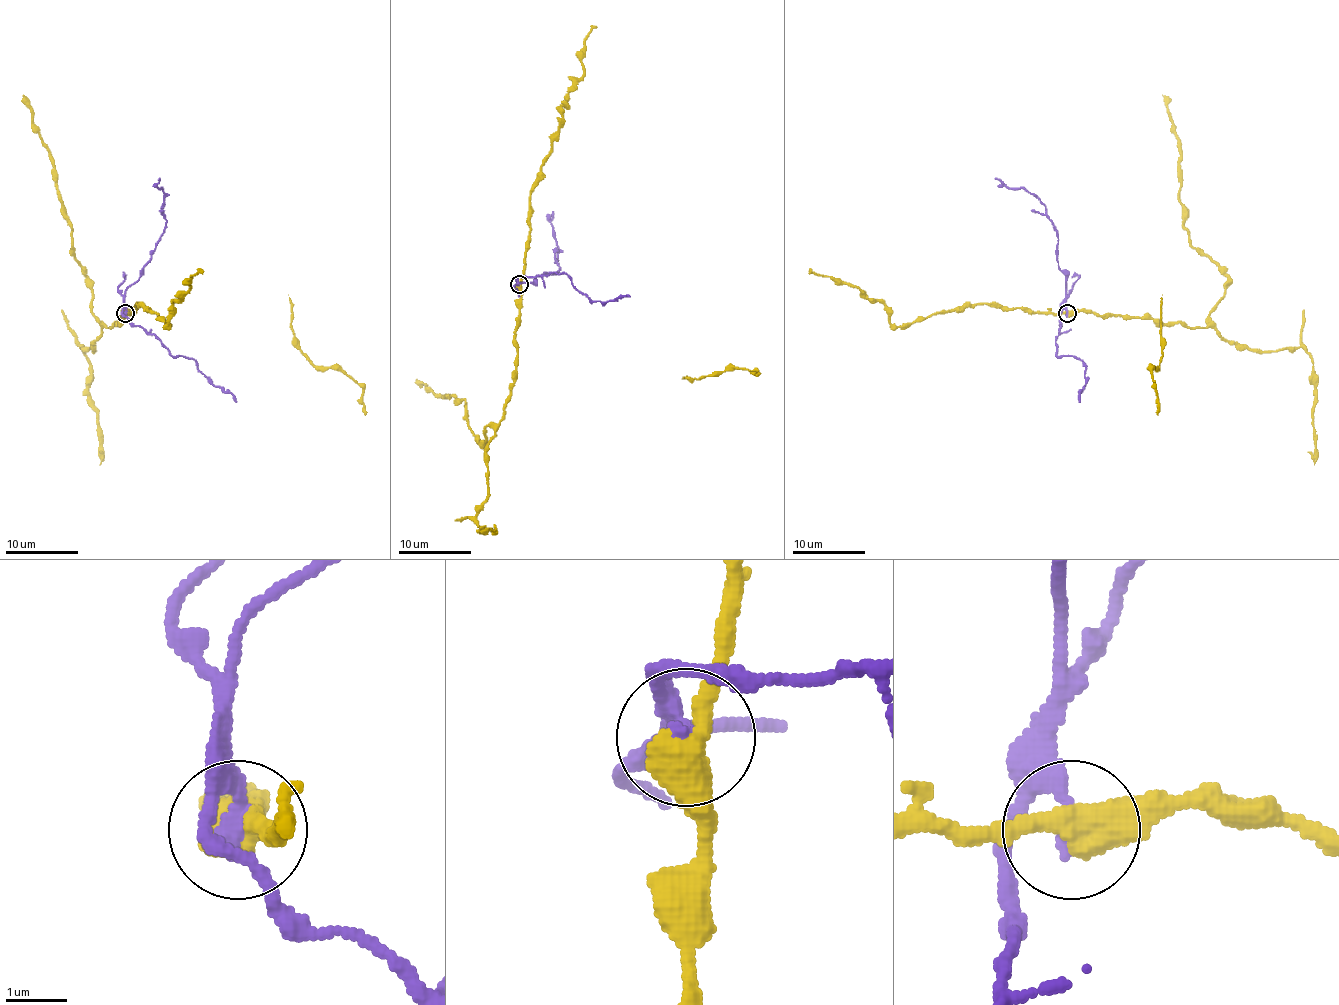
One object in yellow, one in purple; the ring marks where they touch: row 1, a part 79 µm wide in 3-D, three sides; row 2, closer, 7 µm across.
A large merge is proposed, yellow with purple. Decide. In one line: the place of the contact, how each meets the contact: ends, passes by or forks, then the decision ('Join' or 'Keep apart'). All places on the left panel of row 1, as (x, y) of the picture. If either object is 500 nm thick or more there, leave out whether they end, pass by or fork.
Place: (125, 313). Keep apart

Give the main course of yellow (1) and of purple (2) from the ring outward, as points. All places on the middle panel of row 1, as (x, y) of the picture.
1: (518, 284), (517, 376), (504, 416), (486, 427), (486, 440), (480, 443), (462, 400), (442, 396), (415, 380)
2: (518, 284), (533, 282), (542, 273), (554, 275), (558, 271), (558, 251), (551, 221), (553, 212)

